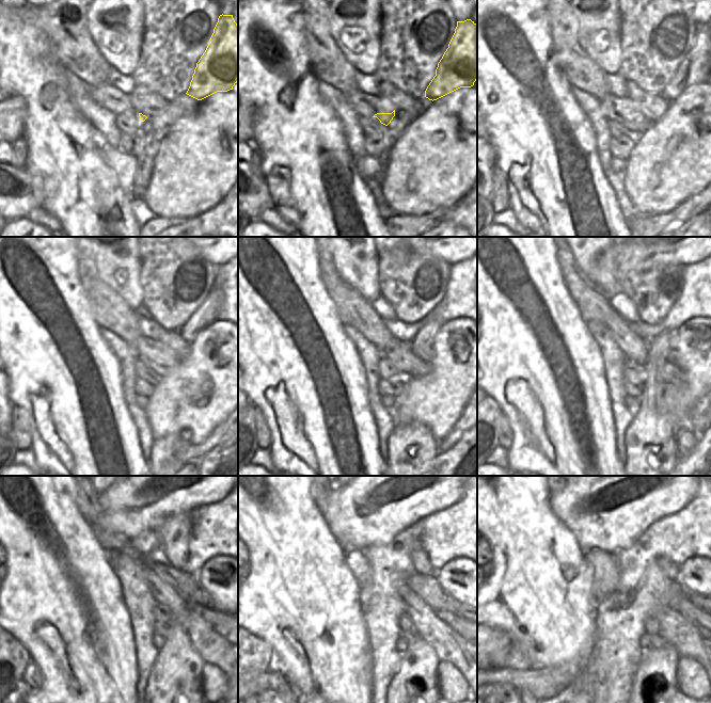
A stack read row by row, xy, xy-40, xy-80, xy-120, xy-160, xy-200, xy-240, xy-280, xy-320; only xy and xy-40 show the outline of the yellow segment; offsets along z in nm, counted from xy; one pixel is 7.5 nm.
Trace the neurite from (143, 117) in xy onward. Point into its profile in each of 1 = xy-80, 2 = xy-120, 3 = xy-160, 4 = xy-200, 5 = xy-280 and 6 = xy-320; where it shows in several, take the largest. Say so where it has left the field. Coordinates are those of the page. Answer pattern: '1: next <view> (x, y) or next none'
1: next xy-80 (636, 121)
2: next xy-120 (162, 360)
3: next xy-160 (410, 358)
4: next xy-200 (651, 452)
5: next xy-280 (413, 691)
6: next xy-320 (653, 684)

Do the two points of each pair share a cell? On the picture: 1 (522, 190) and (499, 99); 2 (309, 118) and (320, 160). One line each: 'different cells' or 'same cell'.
1: same cell
2: same cell

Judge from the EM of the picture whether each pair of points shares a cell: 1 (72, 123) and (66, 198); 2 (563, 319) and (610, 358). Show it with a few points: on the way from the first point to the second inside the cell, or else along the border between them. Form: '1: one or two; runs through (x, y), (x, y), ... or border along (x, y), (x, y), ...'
1: one; runs through (63, 142), (66, 179)
2: two; border along (586, 329), (599, 347), (603, 371), (606, 374)

